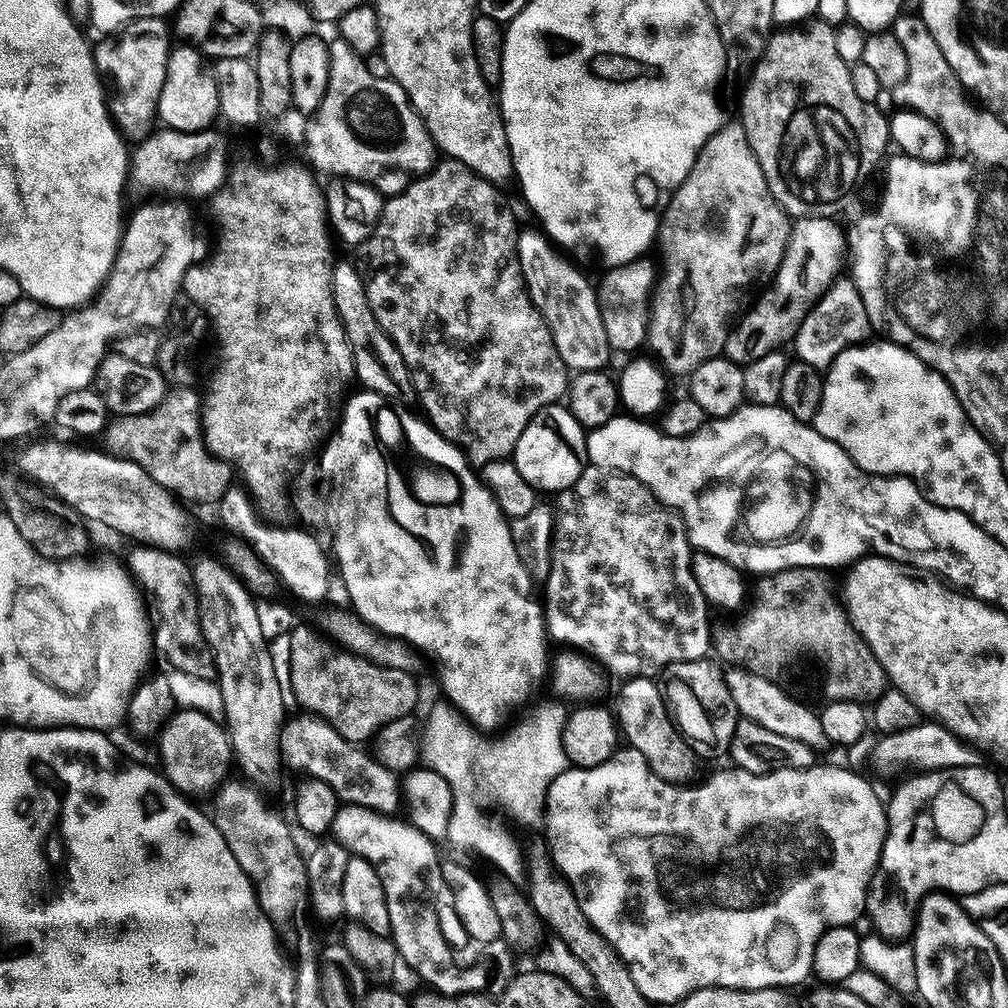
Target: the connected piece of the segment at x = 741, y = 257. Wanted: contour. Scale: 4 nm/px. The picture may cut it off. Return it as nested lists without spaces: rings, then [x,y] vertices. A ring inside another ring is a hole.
[[[739,122],[725,123],[707,140],[686,178],[677,186],[672,197],[668,199],[668,204],[660,218],[658,229],[658,248],[660,244],[660,264],[658,260],[658,275],[650,297],[650,307],[648,310],[648,332],[646,335],[646,348],[653,352],[651,355],[658,361],[659,367],[665,373],[673,372],[681,378],[687,377],[702,362],[713,360],[715,356],[721,355],[724,351],[724,343],[728,340],[728,333],[734,327],[734,321],[757,299],[758,293],[771,281],[784,257],[784,251],[788,245],[788,236],[792,233],[790,217],[783,208],[777,204],[776,199],[770,194],[766,178],[762,174],[762,166],[758,166],[758,158],[754,150],[750,150],[750,142],[746,142],[746,130]]]

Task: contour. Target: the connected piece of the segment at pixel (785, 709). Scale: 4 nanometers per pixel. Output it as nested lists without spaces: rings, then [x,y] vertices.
[[[732,670],[727,673],[727,678],[737,713],[743,719],[758,722],[760,726],[766,726],[766,730],[771,730],[774,734],[783,734],[786,738],[803,742],[817,754],[829,751],[828,738],[820,721],[819,711],[815,707],[812,709],[799,704],[781,685],[770,682],[753,672]]]

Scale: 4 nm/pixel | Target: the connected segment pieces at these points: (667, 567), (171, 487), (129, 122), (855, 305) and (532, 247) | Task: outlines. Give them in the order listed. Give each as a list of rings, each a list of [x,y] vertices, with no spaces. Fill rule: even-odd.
[[[588,464],[582,470],[578,482],[574,482],[571,488],[559,493],[560,512],[555,513],[552,526],[552,561],[548,571],[548,579],[543,581],[544,596],[542,592],[542,607],[546,621],[546,632],[549,637],[554,636],[558,640],[566,640],[580,650],[587,650],[604,664],[609,673],[617,672],[620,678],[633,676],[655,677],[663,673],[674,662],[686,662],[687,660],[703,660],[709,655],[712,642],[713,629],[708,628],[708,611],[710,605],[705,600],[698,582],[694,582],[692,573],[693,547],[688,542],[688,534],[684,531],[684,523],[675,512],[661,504],[658,497],[647,488],[638,478],[625,476],[622,472],[611,472],[609,468],[599,468],[596,464]]]
[[[173,387],[165,391],[162,400],[149,412],[109,419],[102,431],[105,444],[103,447],[111,455],[129,460],[146,470],[146,474],[150,474],[150,478],[154,478],[158,486],[162,486],[181,501],[189,505],[212,506],[233,487],[234,469],[231,464],[212,455],[204,446],[200,423],[202,396],[196,391],[195,387]]]
[[[143,16],[141,20],[133,20],[132,23],[124,25],[119,32],[115,34],[108,34],[103,37],[104,40],[99,45],[98,43],[94,48],[94,55],[96,58],[96,71],[100,73],[100,79],[106,85],[106,99],[108,101],[108,114],[112,117],[112,123],[116,125],[116,129],[120,131],[121,136],[128,142],[139,142],[153,131],[154,121],[157,119],[156,107],[158,106],[158,98],[162,94],[162,82],[166,82],[166,62],[168,61],[168,54],[170,51],[170,43],[168,44],[168,32],[170,36],[170,28],[164,25],[163,19],[154,16]]]
[[[839,279],[819,300],[800,324],[794,337],[796,352],[803,363],[821,370],[827,370],[836,360],[839,352],[867,341],[870,329],[870,308],[864,304],[860,292],[851,279]]]
[[[521,231],[516,238],[516,253],[520,258],[520,269],[524,274],[524,284],[528,287],[532,301],[537,310],[542,314],[548,329],[552,332],[554,346],[562,358],[562,362],[573,373],[586,371],[601,371],[607,369],[608,359],[614,356],[612,347],[606,338],[606,328],[602,326],[600,303],[596,301],[596,288],[554,247],[553,241],[549,240],[543,231]]]

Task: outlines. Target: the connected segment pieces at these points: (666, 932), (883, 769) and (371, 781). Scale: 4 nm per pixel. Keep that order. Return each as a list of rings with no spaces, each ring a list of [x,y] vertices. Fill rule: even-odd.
[[[631,746],[621,747],[606,762],[602,762],[602,766],[590,766],[589,768],[573,768],[567,767],[564,772],[559,774],[549,786],[546,797],[546,822],[548,818],[548,830],[546,828],[546,839],[548,850],[552,854],[552,860],[556,863],[556,869],[561,876],[567,880],[572,893],[578,898],[578,902],[582,906],[582,910],[586,914],[586,918],[597,928],[599,932],[610,942],[613,951],[623,958],[627,964],[630,974],[634,978],[634,982],[638,986],[638,990],[644,995],[645,999],[656,1004],[672,1004],[675,1005],[681,1000],[685,1000],[694,990],[699,988],[782,988],[787,989],[788,984],[800,984],[807,976],[813,975],[812,963],[814,962],[814,946],[818,946],[818,938],[822,938],[822,934],[828,928],[842,928],[845,926],[855,925],[856,919],[865,915],[865,904],[867,902],[868,887],[871,885],[872,876],[880,864],[880,856],[883,854],[884,840],[888,834],[888,813],[886,811],[885,801],[880,801],[878,793],[872,789],[872,784],[868,780],[863,780],[851,767],[835,768],[832,764],[823,764],[817,762],[810,768],[780,768],[776,772],[748,772],[744,768],[735,766],[729,767],[729,772],[716,772],[709,778],[705,784],[700,784],[697,788],[693,786],[679,786],[663,781],[651,769],[646,762],[646,758],[642,758],[642,754],[638,754],[638,750],[634,750]]]
[[[921,722],[910,730],[889,732],[879,739],[873,743],[870,761],[884,776],[896,776],[899,772],[908,774],[913,770],[921,773],[935,772],[938,768],[974,768],[982,759],[979,751],[970,750],[969,745],[950,729],[935,722]]]
[[[299,714],[285,723],[280,734],[280,755],[283,763],[301,768],[304,774],[326,782],[341,802],[357,804],[375,812],[395,813],[400,800],[397,773],[376,761],[375,755],[363,752],[363,747],[342,738],[324,720],[311,714]]]

